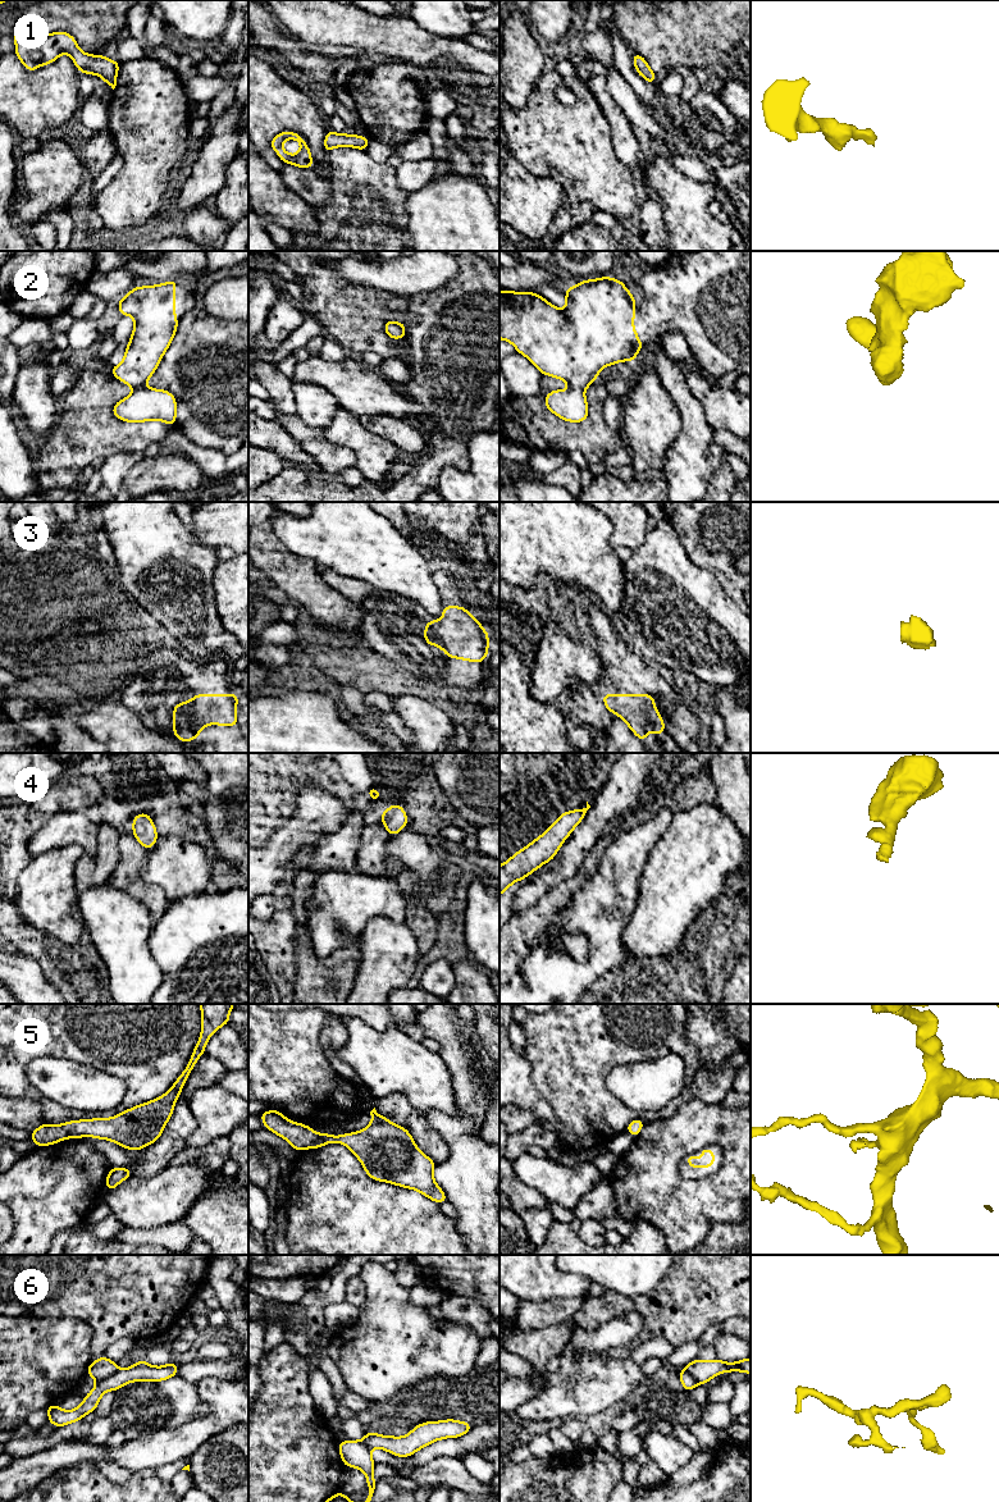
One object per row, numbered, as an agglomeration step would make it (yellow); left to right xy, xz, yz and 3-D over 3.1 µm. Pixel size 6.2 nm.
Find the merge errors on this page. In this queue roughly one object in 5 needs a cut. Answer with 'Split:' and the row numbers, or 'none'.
Split: 6

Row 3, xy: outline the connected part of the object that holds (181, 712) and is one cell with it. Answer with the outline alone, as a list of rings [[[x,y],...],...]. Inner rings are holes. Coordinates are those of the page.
[[[238,693],[195,694],[188,702],[177,703],[173,708],[174,738],[183,743],[195,740],[210,723],[240,726],[236,716],[238,699]]]

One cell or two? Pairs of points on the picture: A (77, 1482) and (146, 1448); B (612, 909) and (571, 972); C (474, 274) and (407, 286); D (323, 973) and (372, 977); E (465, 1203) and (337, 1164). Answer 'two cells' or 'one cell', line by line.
A: two cells
B: one cell
C: two cells
D: two cells
E: two cells

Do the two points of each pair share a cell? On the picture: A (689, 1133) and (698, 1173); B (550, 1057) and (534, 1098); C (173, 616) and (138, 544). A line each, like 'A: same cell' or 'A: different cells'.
A: different cells
B: different cells
C: same cell

